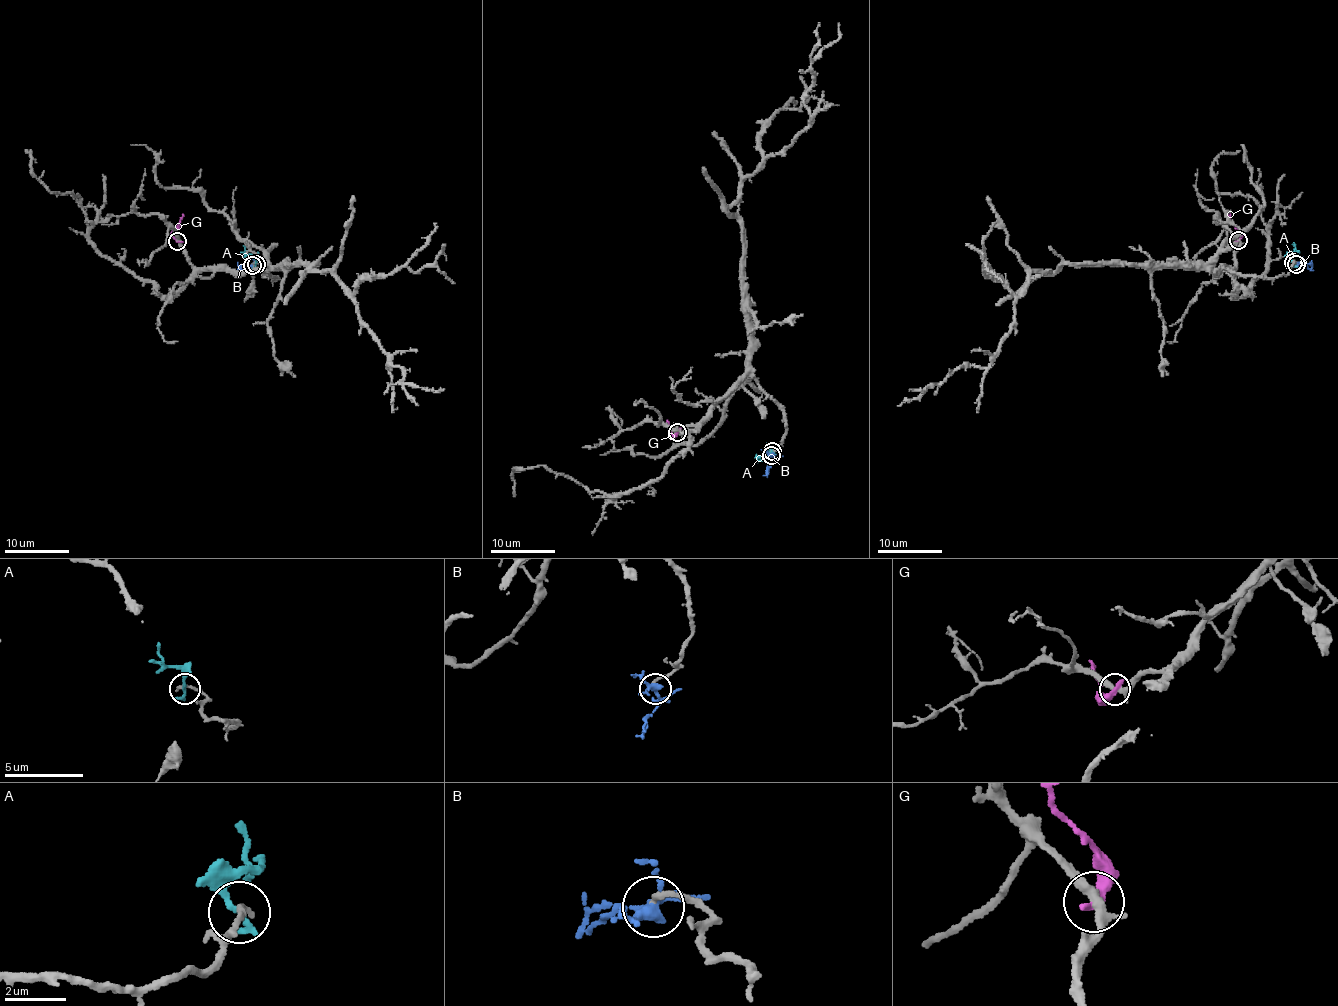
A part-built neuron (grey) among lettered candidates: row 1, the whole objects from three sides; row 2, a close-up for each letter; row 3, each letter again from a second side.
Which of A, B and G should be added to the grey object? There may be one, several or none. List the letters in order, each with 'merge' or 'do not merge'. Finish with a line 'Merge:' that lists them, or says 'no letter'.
A: do not merge
B: do not merge
G: do not merge
Merge: no letter

